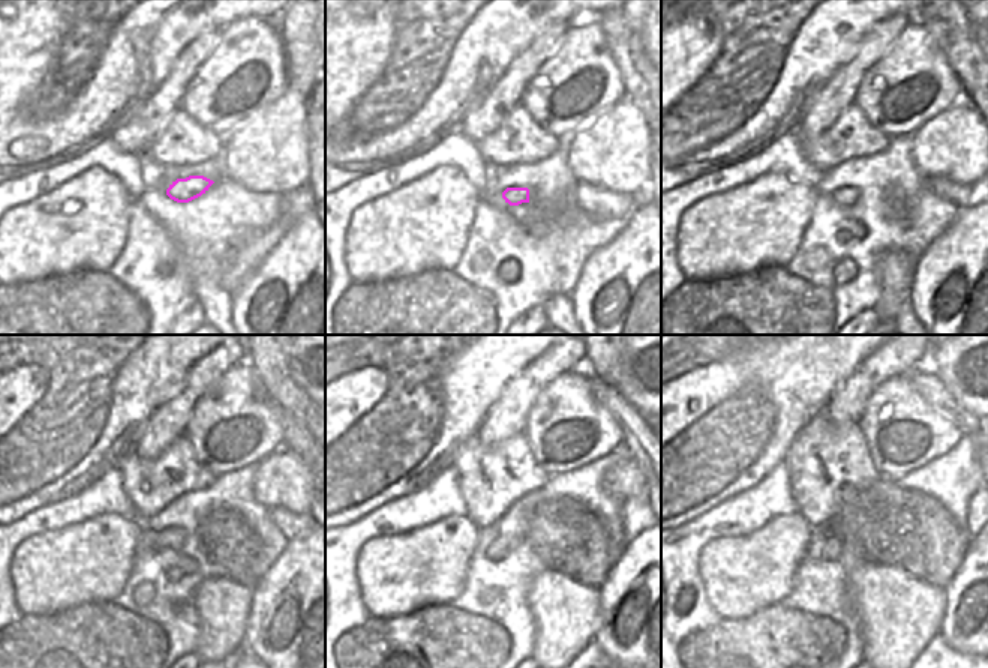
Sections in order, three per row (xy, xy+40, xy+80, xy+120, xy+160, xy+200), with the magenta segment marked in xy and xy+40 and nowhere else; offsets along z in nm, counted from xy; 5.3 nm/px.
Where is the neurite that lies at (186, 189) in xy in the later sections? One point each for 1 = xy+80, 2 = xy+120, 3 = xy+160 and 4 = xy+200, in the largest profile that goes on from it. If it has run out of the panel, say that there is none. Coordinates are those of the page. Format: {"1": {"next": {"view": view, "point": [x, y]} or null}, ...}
{"1": {"next": {"view": "xy+80", "point": [844, 195]}}, "2": {"next": {"view": "xy+120", "point": [173, 536]}}, "3": {"next": {"view": "xy+160", "point": [498, 548]}}, "4": {"next": {"view": "xy+200", "point": [831, 550]}}}

